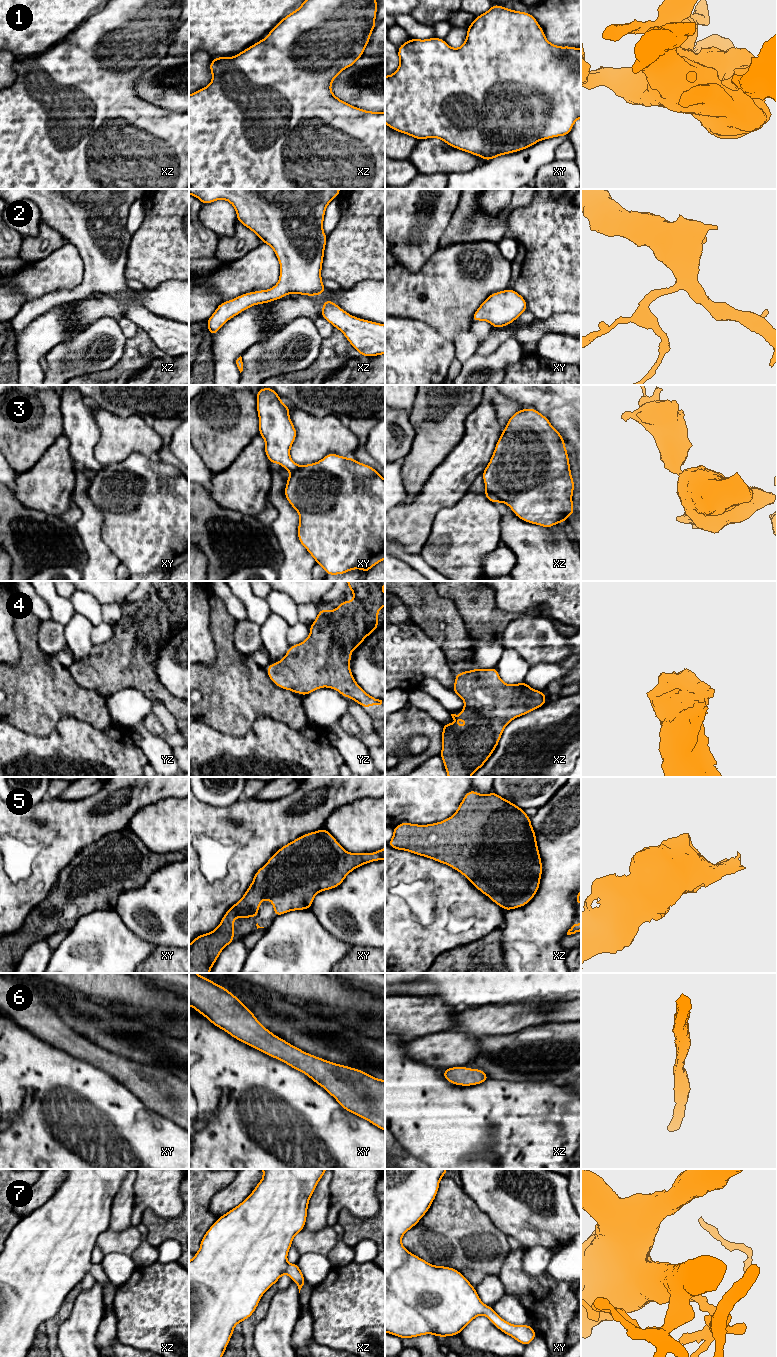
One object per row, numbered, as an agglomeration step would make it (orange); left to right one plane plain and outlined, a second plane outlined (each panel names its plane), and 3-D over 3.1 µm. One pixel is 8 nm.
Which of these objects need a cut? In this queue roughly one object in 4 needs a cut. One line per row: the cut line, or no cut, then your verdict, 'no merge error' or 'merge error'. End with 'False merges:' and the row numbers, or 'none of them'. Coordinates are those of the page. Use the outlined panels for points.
1: cut none; no merge error
2: cut none; no merge error
3: cut xz (486, 489), (493, 493), (499, 501); merge error
4: cut none; no merge error
5: cut none; no merge error
6: cut none; no merge error
7: cut none; no merge error
False merges: 3

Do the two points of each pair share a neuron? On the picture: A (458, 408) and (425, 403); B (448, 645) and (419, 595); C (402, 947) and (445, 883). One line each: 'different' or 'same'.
A: same
B: same
C: same

